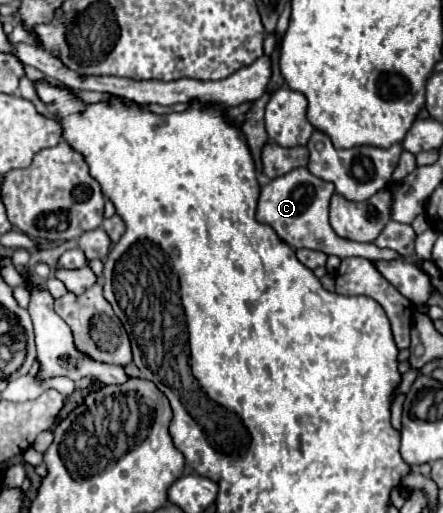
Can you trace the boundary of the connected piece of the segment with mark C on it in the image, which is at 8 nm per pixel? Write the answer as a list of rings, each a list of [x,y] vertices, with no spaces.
[[[306,167],[292,169],[290,173],[272,179],[262,187],[258,199],[256,217],[260,223],[270,225],[280,241],[288,243],[292,249],[316,249],[326,255],[336,255],[340,259],[346,257],[364,257],[364,259],[398,259],[396,253],[388,249],[378,249],[374,243],[356,243],[338,237],[328,223],[328,205],[334,193],[334,185],[330,181],[322,181],[314,177]]]

